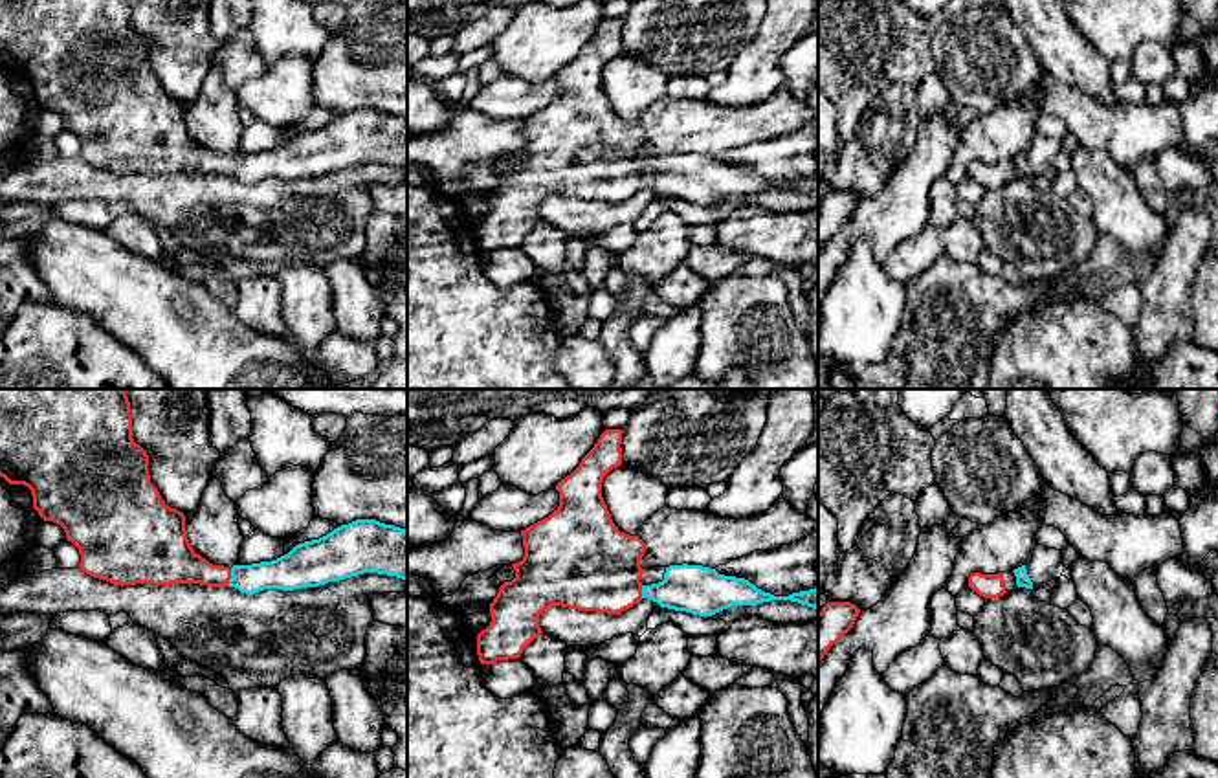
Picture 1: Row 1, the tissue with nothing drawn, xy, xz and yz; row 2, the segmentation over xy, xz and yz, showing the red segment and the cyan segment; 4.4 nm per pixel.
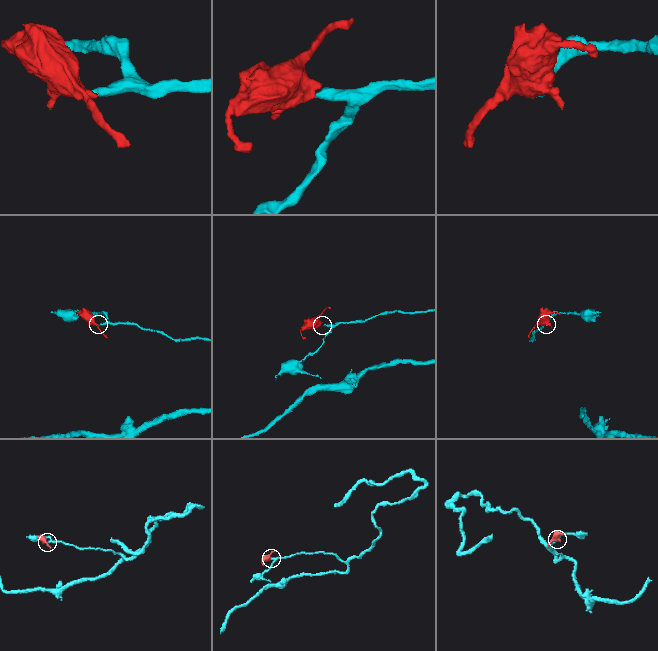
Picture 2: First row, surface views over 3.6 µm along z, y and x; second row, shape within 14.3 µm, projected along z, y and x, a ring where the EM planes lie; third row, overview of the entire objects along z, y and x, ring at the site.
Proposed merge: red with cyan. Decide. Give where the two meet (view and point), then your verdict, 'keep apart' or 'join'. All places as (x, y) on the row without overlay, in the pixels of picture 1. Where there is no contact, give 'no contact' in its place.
meets red in xy at (230, 167); join

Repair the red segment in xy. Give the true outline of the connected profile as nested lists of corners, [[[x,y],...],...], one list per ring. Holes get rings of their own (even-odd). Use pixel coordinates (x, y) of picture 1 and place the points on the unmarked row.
[[[0,0],[0,66],[31,79],[33,97],[44,110],[61,114],[81,143],[79,158],[114,174],[200,172],[235,176],[255,183],[264,178],[293,180],[339,171],[363,161],[396,165],[407,171],[407,119],[376,108],[356,108],[327,125],[295,134],[288,143],[251,154],[213,154],[194,141],[187,128],[183,101],[171,97],[150,72],[149,44],[132,28],[130,0]]]

